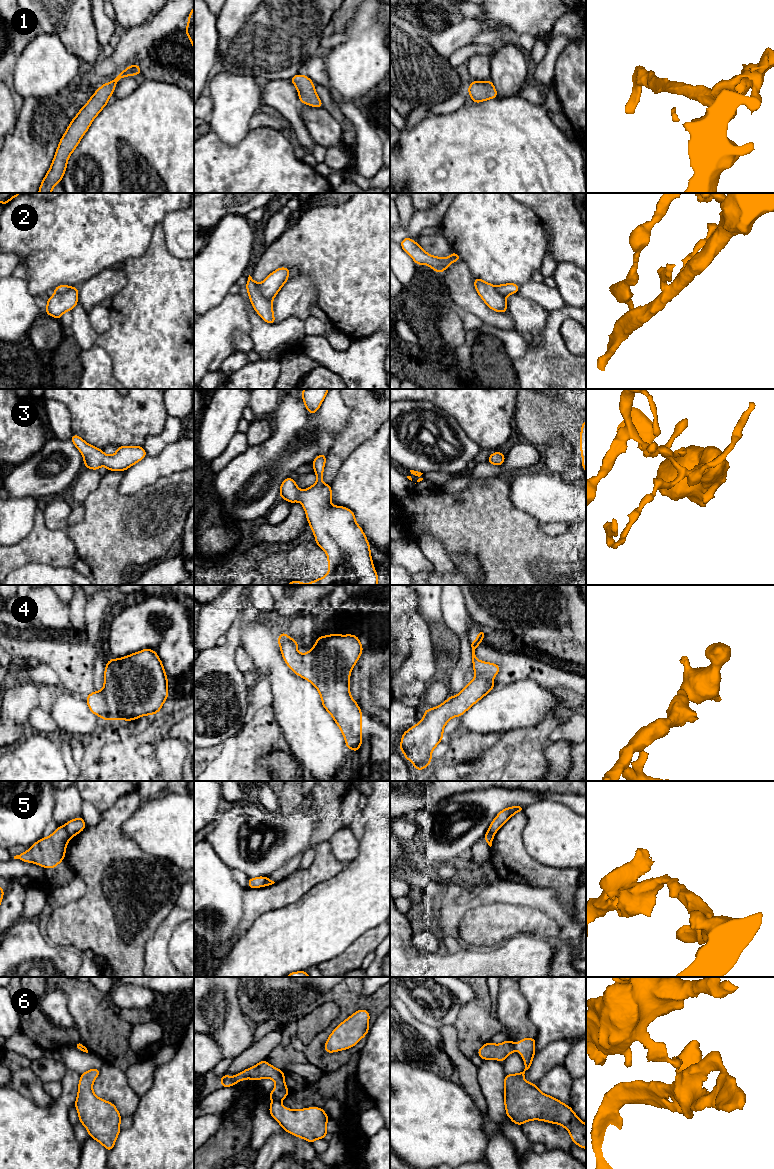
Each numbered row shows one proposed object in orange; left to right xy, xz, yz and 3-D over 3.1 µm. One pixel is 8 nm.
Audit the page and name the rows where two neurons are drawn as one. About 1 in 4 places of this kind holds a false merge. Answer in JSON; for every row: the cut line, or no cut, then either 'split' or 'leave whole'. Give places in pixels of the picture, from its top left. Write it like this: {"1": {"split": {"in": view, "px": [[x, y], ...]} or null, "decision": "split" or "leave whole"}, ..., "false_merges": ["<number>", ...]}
{"1": {"split": null, "decision": "leave whole"}, "2": {"split": {"in": "xz", "px": [[258, 284], [260, 294], [271, 301]]}, "decision": "split"}, "3": {"split": null, "decision": "leave whole"}, "4": {"split": null, "decision": "leave whole"}, "5": {"split": {"in": "xy", "px": [[63, 826], [71, 836]]}, "decision": "split"}, "6": {"split": {"in": "xz", "px": [[272, 1099], [279, 1105]]}, "decision": "split"}, "false_merges": ["2", "5", "6"]}

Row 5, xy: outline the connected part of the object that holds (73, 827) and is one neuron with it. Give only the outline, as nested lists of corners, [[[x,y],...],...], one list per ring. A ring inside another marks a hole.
[[[82,815],[76,819],[72,819],[70,821],[68,821],[65,825],[64,828],[66,830],[66,832],[71,836],[74,837],[75,835],[77,835],[78,833],[80,833],[81,831],[83,831],[86,827],[86,824],[83,820]]]

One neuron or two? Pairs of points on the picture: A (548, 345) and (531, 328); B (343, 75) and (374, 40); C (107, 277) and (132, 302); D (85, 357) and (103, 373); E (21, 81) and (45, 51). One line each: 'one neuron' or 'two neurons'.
A: two neurons
B: one neuron
C: two neurons
D: one neuron
E: one neuron

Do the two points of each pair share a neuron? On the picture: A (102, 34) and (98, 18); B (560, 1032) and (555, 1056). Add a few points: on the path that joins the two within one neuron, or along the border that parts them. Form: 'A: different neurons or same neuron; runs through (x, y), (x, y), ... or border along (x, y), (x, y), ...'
A: same neuron; runs through (102, 30), (102, 22)
B: different neurons; border along (573, 1040), (554, 1040), (538, 1052)

